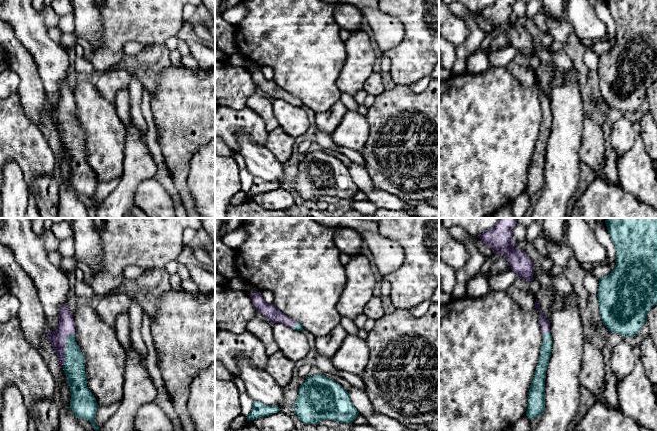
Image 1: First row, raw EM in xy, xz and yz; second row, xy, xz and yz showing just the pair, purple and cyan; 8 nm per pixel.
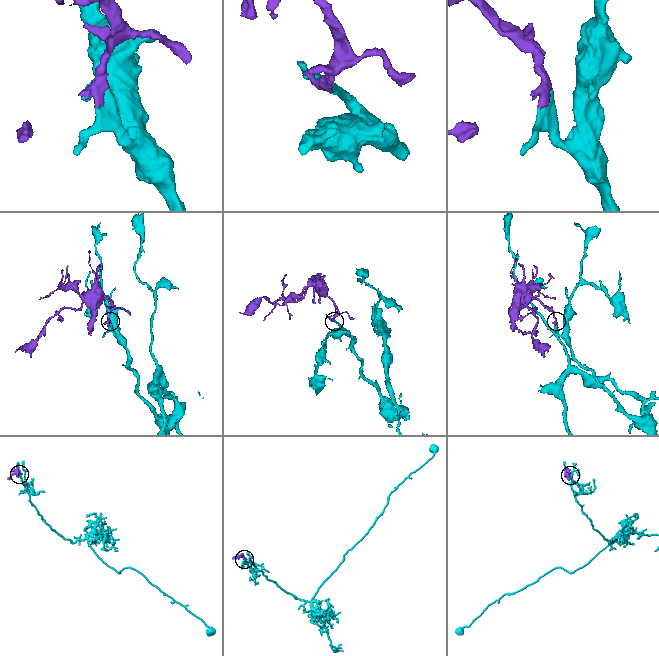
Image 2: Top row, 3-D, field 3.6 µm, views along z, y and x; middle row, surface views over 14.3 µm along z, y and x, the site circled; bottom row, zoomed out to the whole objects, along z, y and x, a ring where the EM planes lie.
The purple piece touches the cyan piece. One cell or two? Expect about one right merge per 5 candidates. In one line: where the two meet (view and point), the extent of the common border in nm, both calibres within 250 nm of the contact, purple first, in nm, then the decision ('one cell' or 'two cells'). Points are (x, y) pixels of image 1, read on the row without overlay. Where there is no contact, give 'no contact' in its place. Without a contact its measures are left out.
xy (65, 125) | 300 nm | 140/170 nm | one cell

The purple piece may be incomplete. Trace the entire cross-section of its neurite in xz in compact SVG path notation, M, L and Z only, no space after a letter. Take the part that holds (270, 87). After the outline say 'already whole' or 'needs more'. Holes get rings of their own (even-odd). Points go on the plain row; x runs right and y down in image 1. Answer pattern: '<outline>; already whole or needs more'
M250 69L248 71L251 73L252 79L254 80L257 87L265 92L270 97L270 99L282 99L301 108L304 106L303 102L299 98L296 98L295 96L282 89L274 79L266 79L261 69Z; needs more

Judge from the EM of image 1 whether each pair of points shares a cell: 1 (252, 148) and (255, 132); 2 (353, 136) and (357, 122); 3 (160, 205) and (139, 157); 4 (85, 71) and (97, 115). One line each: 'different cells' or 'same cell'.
1: different cells
2: same cell
3: different cells
4: different cells

